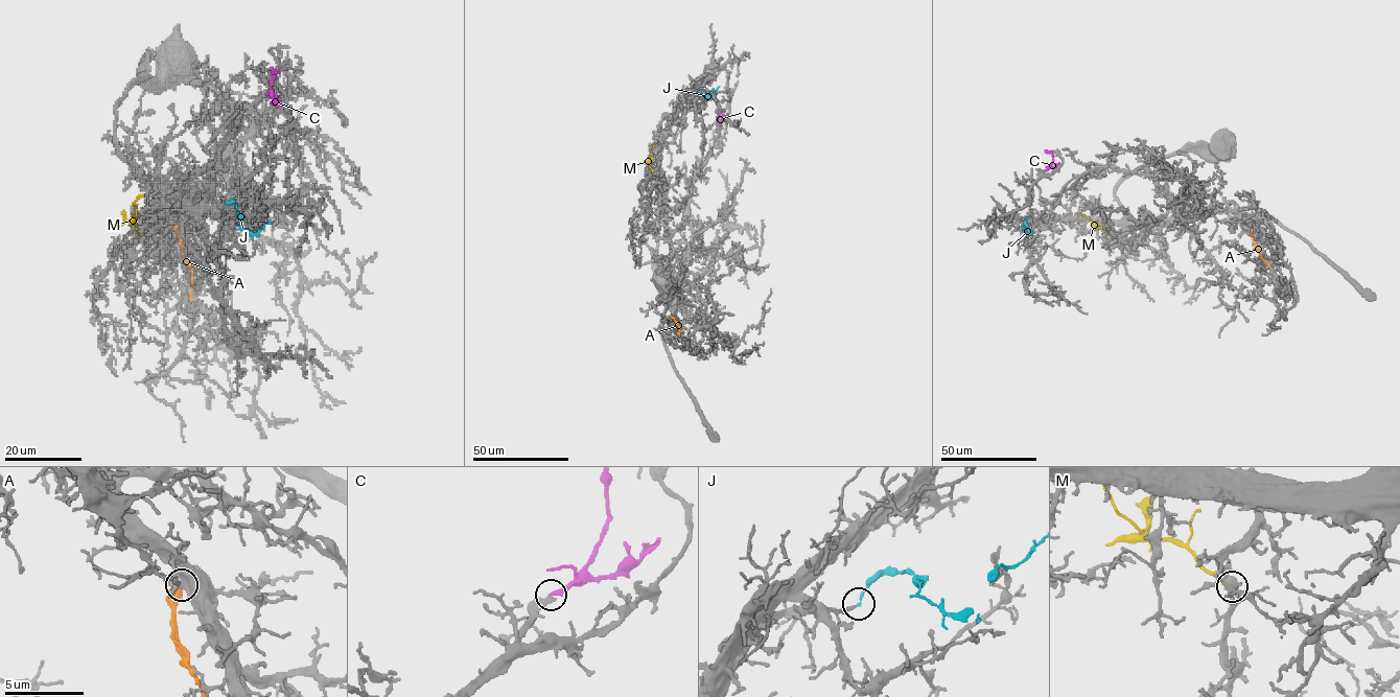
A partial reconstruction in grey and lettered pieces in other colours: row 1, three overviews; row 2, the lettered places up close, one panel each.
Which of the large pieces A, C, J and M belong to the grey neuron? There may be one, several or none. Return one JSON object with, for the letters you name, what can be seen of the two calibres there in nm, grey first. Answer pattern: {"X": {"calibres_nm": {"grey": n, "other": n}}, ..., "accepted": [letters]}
{"C": {"calibres_nm": {"grey": 240, "other": 260}}, "accepted": ["C"]}

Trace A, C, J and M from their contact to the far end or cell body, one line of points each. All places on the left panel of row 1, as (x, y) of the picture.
A: (177, 226), (193, 285), (191, 302)
C: (279, 107), (272, 97), (271, 78), (275, 71), (271, 66)
J: (225, 203), (235, 204), (239, 227), (255, 235), (272, 222)
M: (138, 233), (133, 222), (136, 214), (135, 202), (143, 194)

